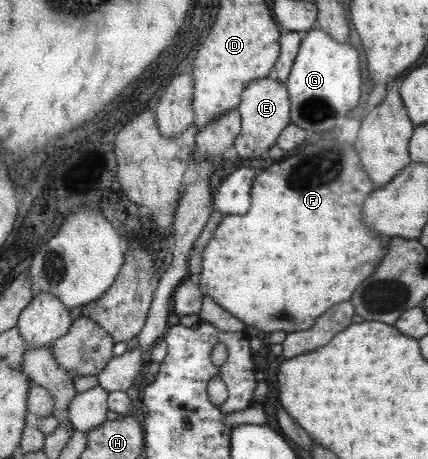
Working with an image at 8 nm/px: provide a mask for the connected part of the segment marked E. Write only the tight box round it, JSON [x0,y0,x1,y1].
[235,76,290,158]

